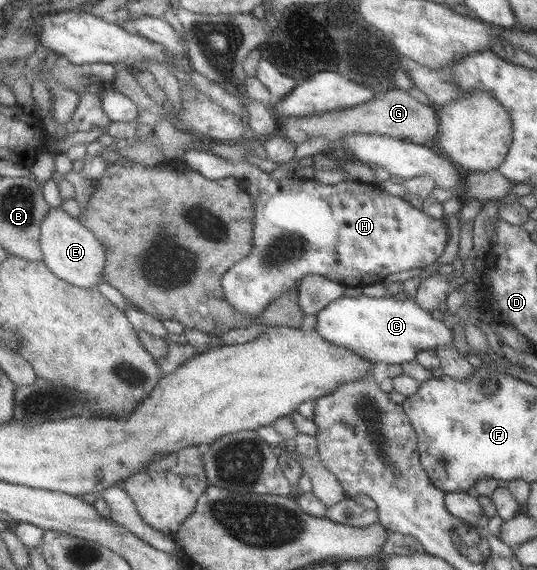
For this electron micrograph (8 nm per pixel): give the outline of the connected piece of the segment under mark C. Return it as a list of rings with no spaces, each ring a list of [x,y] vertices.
[[[344,296],[336,300],[329,308],[318,315],[317,332],[328,341],[340,347],[346,347],[356,354],[372,360],[373,362],[386,362],[390,364],[403,365],[405,362],[417,360],[418,353],[422,350],[436,351],[442,346],[454,346],[454,337],[450,325],[434,319],[430,311],[418,305],[418,301],[408,298],[405,301],[396,298],[383,297],[373,298],[370,296]]]

